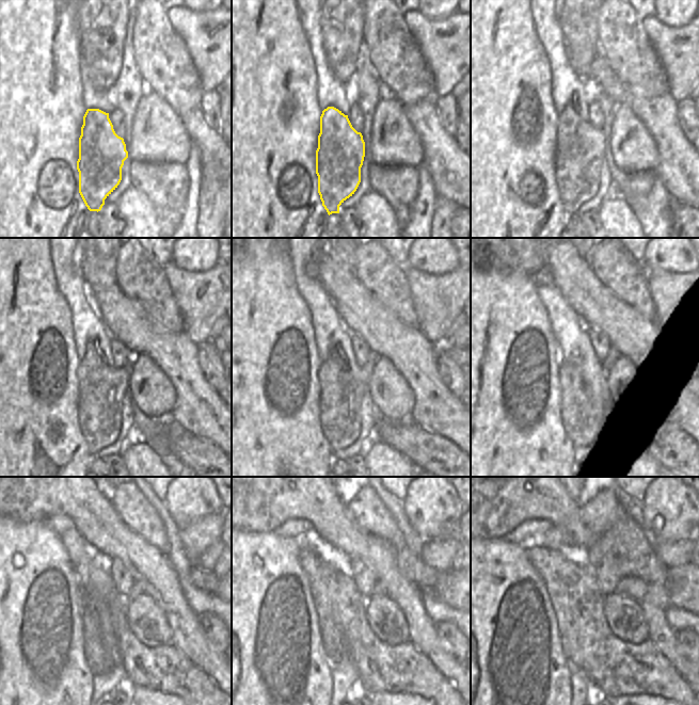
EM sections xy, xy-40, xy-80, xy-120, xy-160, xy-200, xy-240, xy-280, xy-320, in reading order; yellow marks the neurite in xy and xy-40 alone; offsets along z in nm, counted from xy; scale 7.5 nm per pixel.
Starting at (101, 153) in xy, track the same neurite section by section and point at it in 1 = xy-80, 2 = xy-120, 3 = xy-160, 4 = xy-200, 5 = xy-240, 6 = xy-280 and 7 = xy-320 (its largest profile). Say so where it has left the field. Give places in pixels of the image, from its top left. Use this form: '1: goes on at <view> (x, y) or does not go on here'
1: goes on at xy-80 (580, 153)
2: goes on at xy-120 (101, 388)
3: goes on at xy-160 (340, 393)
4: goes on at xy-200 (580, 419)
5: goes on at xy-240 (98, 659)
6: goes on at xy-280 (379, 589)
7: goes on at xy-320 (687, 587)

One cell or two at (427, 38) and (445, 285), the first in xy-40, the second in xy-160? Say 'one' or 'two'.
one

